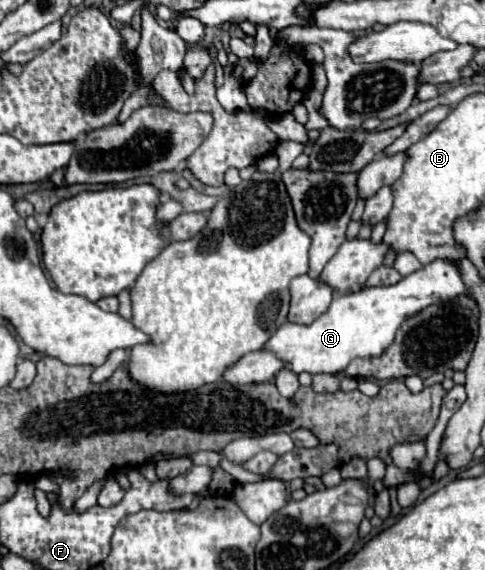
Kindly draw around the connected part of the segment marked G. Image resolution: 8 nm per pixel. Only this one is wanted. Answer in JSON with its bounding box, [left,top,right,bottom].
[265,258,469,374]

